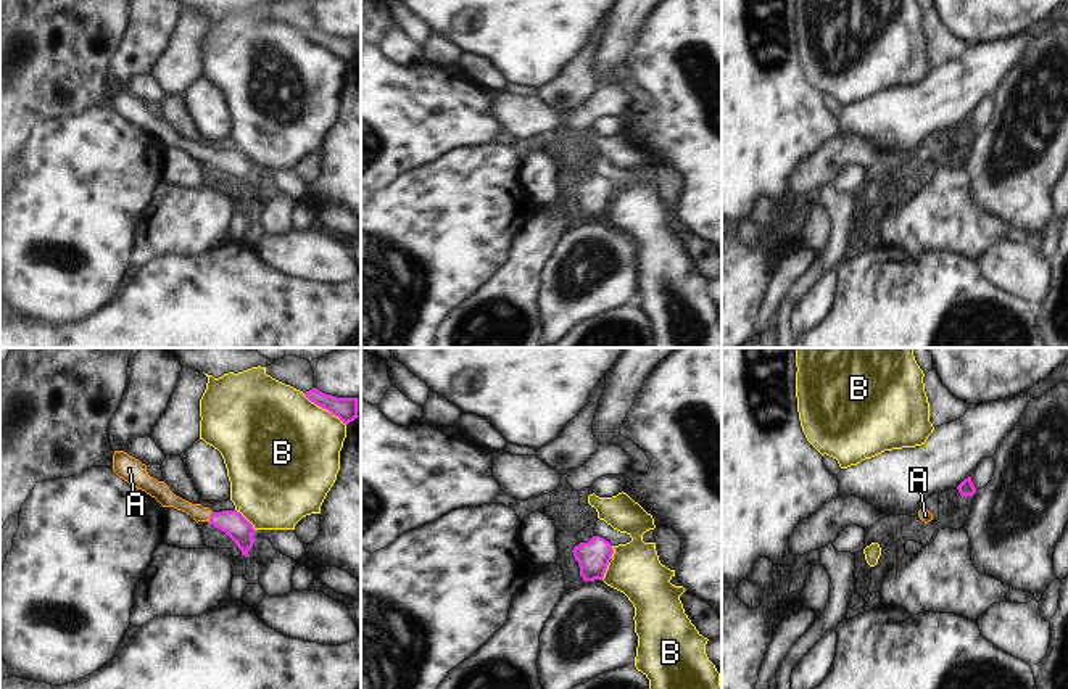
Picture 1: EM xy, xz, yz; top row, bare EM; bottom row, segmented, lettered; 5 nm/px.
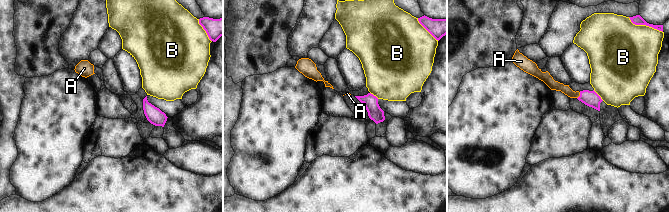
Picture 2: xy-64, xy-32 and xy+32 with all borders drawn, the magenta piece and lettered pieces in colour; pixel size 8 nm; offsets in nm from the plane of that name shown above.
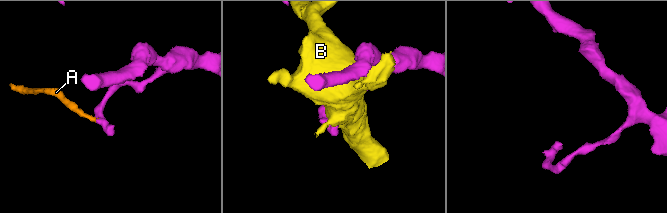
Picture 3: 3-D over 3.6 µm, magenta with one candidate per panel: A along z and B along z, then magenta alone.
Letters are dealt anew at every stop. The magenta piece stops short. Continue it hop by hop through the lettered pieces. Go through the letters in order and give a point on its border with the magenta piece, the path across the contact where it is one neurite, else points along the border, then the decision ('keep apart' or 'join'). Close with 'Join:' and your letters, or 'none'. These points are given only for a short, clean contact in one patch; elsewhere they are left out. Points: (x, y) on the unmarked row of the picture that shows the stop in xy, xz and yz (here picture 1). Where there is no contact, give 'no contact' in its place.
A: contact xy (210, 156); way xy (231, 161), (210, 156), (165, 136); join
B: contact xy (324, 47); keep apart
Join: A

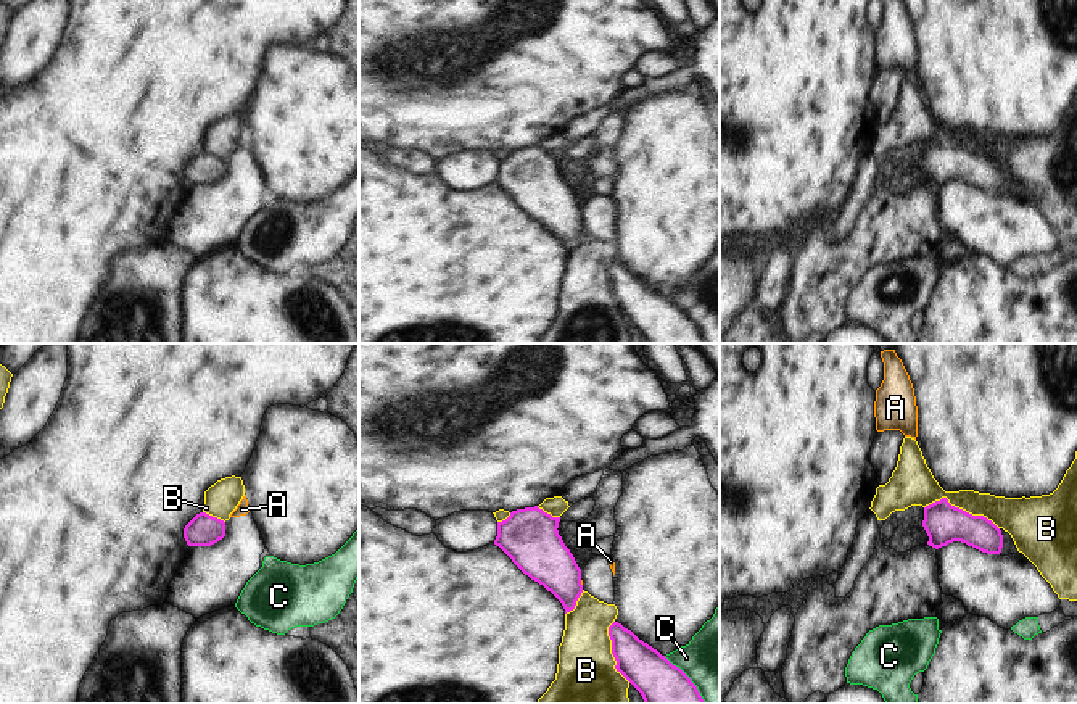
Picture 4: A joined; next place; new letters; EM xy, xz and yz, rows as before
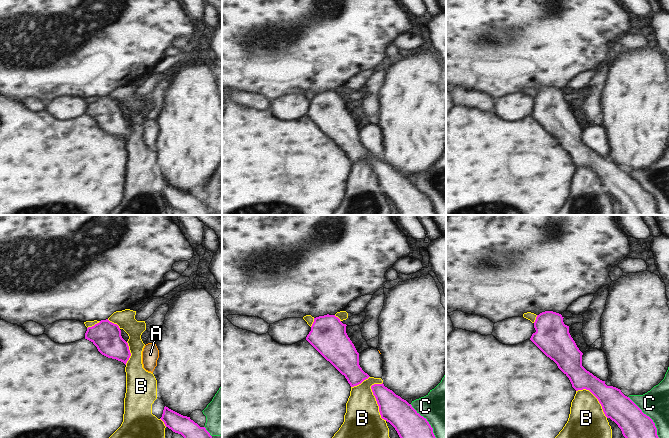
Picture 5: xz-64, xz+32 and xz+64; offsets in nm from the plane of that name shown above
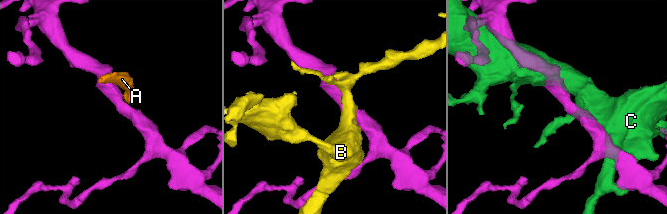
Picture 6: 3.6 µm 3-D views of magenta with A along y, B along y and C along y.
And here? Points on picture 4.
A: contact xz (580, 223); border xz (580, 219), (581, 224); keep apart
B: contact yz (961, 149); keep apart
C: contact xz (689, 318); keep apart
Join: none

